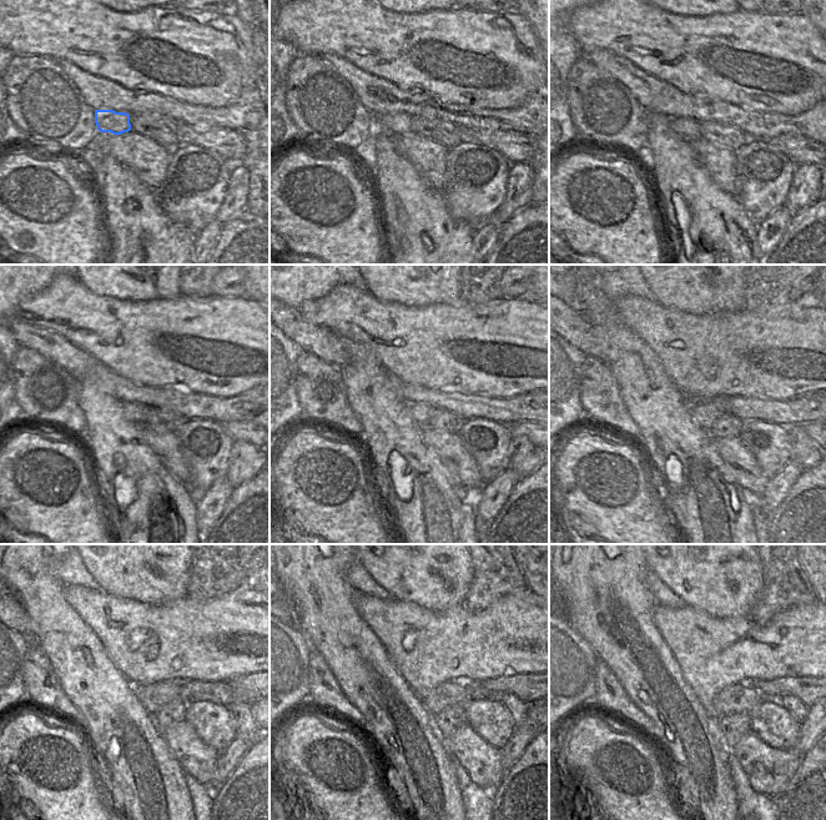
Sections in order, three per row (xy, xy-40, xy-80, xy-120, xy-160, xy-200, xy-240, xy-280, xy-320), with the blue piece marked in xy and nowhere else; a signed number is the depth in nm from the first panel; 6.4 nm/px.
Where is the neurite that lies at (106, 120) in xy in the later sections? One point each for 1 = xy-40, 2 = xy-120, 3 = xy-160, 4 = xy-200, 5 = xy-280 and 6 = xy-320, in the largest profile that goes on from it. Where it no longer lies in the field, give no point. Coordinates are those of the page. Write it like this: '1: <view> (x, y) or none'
1: xy-40 (396, 124)
2: xy-120 (135, 412)
3: xy-160 (421, 412)
4: xy-200 (705, 413)
5: xy-280 (449, 693)
6: xy-320 (738, 698)

